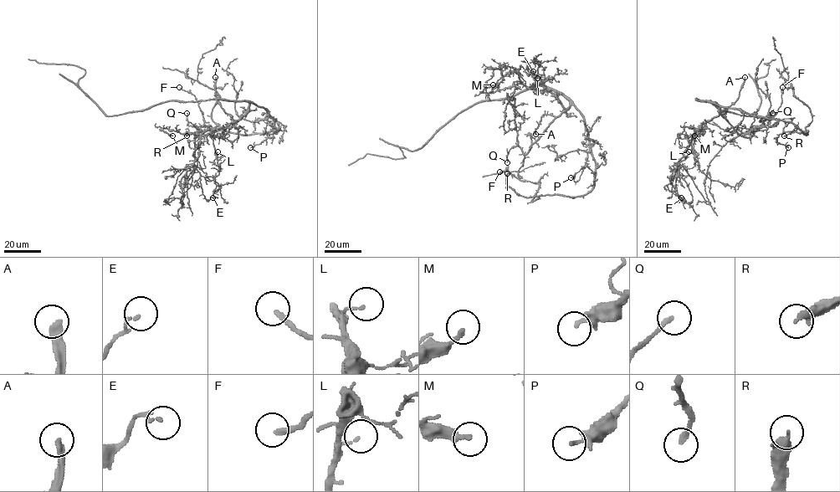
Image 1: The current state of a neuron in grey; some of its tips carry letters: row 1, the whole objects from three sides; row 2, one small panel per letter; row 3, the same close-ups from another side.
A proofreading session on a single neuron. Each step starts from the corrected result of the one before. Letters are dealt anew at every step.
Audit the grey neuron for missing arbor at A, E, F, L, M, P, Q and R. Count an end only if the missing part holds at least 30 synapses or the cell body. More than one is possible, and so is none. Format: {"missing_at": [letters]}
{"missing_at": ["A", "F", "Q", "R"]}

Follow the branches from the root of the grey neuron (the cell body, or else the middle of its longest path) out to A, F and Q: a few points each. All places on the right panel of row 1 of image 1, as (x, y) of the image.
A: (711, 100), (716, 104), (718, 110), (726, 120), (724, 110), (738, 98), (745, 77)
F: (711, 100), (740, 135), (750, 137), (774, 115), (781, 105), (782, 87)
Q: (711, 100), (744, 136), (750, 137), (764, 126), (756, 126), (760, 125), (772, 113)

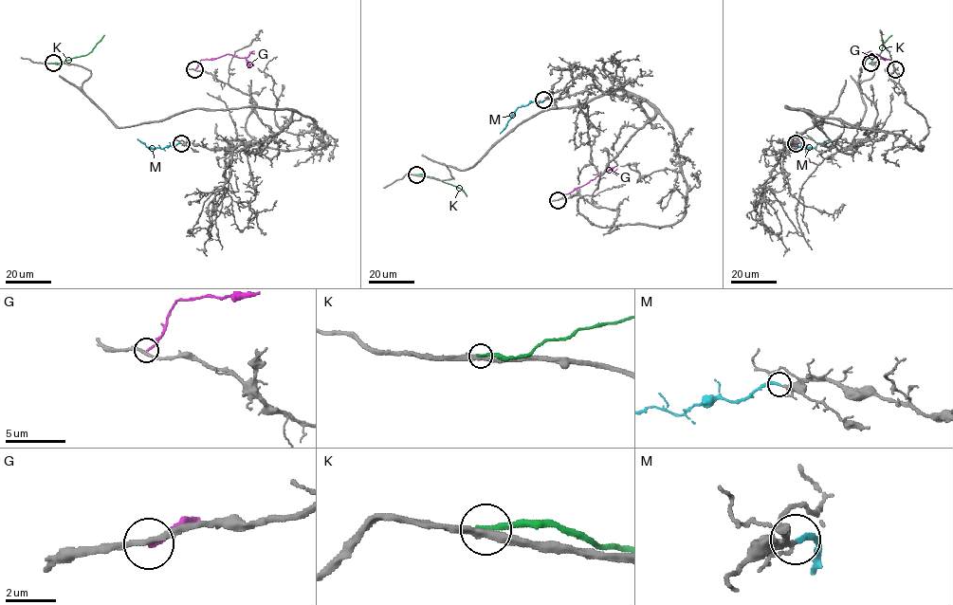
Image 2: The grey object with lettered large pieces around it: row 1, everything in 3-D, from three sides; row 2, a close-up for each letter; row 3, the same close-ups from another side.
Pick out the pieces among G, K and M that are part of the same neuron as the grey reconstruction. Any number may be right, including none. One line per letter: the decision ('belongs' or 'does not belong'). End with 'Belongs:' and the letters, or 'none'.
G: does not belong
K: does not belong
M: belongs
Belongs: M

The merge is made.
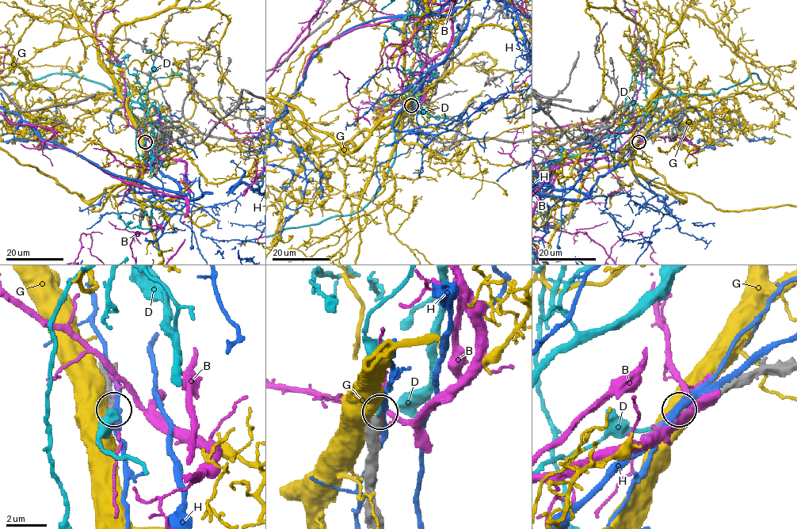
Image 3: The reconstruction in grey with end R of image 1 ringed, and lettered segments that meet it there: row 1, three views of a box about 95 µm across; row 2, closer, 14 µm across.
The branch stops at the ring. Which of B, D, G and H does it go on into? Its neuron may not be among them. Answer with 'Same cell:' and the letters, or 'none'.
Same cell: none

